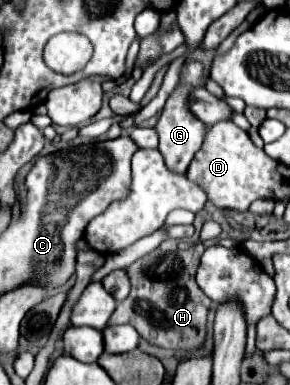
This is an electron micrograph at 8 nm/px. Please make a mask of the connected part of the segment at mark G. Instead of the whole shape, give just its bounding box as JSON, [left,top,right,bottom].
[157,61,207,173]

